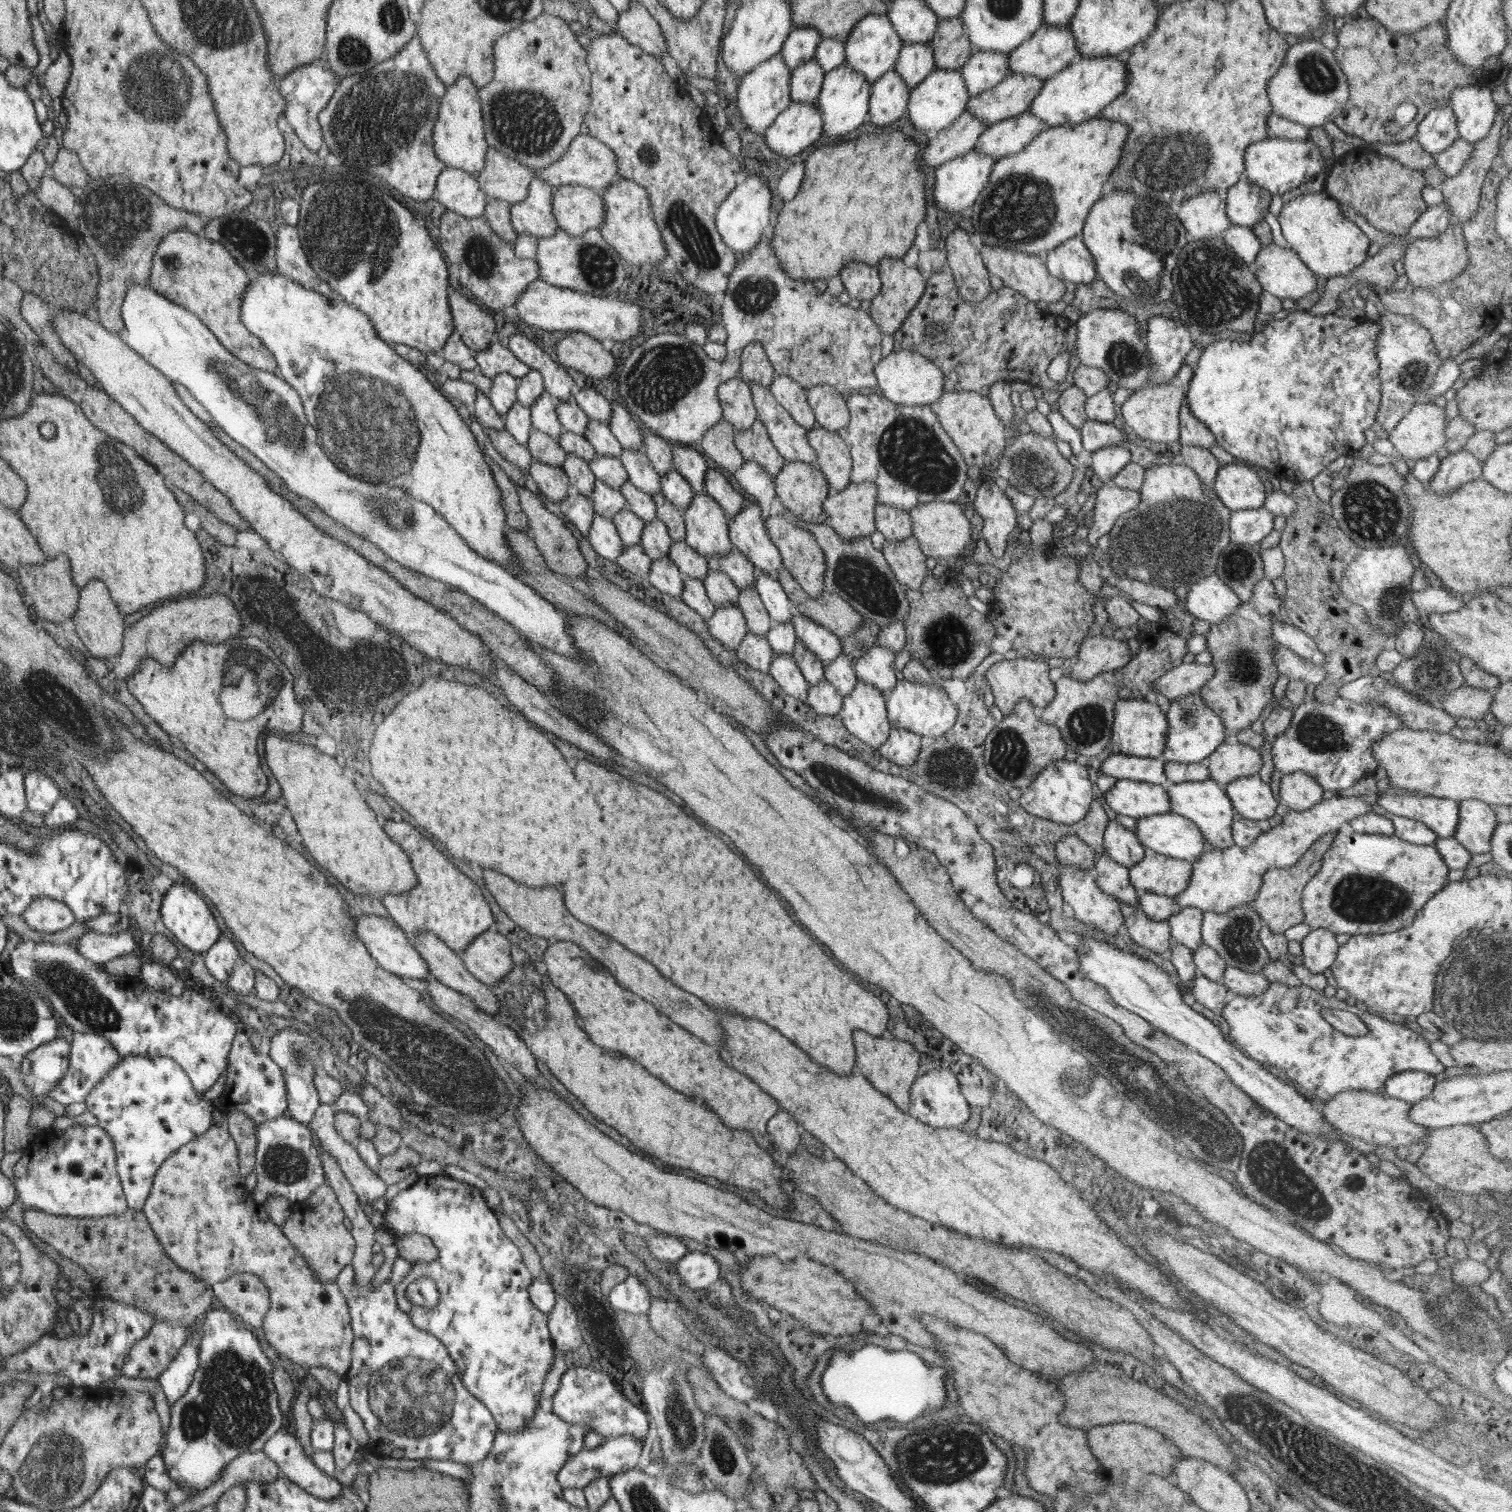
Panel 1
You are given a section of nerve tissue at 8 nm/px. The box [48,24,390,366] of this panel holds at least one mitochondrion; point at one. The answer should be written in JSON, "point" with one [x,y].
{"point":[153,91]}

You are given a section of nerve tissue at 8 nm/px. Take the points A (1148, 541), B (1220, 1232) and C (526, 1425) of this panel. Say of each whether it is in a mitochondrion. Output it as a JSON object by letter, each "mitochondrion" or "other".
{"A":"mitochondrion","B":"other","C":"other"}

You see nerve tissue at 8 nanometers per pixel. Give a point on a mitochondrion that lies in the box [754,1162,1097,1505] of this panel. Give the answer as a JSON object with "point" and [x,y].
{"point":[946,1457]}

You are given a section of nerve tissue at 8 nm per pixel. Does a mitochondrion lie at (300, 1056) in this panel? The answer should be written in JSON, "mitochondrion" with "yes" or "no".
{"mitochondrion":"yes"}

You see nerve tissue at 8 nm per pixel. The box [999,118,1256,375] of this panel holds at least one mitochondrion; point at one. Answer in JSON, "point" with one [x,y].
{"point":[1151,228]}

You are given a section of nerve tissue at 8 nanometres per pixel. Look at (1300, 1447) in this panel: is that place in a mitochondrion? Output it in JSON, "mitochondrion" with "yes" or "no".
{"mitochondrion":"yes"}

